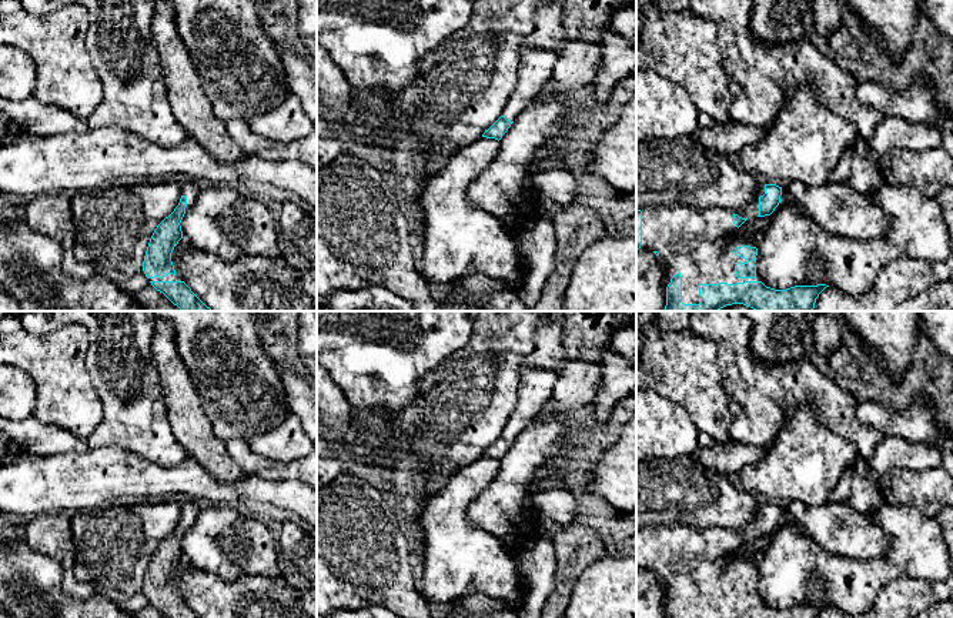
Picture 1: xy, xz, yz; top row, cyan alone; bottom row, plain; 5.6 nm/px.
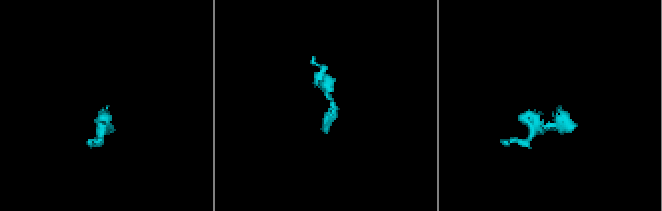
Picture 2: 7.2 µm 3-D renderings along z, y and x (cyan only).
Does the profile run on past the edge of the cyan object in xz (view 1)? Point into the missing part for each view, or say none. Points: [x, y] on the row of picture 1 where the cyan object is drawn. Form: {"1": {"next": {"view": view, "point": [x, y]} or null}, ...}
{"1": {"next": {"view": "xz", "point": [535, 67]}}}

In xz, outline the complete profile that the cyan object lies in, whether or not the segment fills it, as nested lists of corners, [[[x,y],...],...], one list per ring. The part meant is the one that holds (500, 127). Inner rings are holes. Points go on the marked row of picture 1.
[[[522,50],[515,90],[504,107],[502,116],[488,130],[485,130],[482,137],[495,138],[498,141],[502,138],[521,111],[548,86],[556,60],[556,50]]]

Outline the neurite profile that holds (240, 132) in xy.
[[[235,118],[225,123],[227,133],[245,153],[267,160],[300,160],[317,170],[317,130],[292,143],[278,143],[257,136],[248,123]]]

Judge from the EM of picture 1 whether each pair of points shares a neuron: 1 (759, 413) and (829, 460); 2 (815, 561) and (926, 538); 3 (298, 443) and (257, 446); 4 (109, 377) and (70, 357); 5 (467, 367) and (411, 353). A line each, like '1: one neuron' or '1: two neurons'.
1: two neurons
2: one neuron
3: one neuron
4: two neurons
5: two neurons

